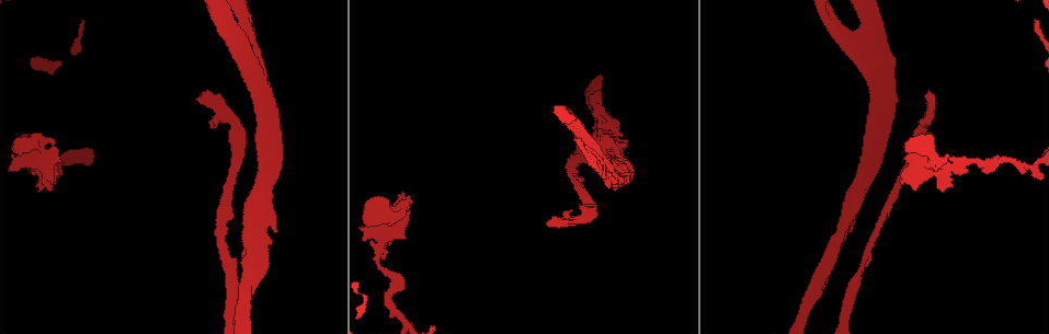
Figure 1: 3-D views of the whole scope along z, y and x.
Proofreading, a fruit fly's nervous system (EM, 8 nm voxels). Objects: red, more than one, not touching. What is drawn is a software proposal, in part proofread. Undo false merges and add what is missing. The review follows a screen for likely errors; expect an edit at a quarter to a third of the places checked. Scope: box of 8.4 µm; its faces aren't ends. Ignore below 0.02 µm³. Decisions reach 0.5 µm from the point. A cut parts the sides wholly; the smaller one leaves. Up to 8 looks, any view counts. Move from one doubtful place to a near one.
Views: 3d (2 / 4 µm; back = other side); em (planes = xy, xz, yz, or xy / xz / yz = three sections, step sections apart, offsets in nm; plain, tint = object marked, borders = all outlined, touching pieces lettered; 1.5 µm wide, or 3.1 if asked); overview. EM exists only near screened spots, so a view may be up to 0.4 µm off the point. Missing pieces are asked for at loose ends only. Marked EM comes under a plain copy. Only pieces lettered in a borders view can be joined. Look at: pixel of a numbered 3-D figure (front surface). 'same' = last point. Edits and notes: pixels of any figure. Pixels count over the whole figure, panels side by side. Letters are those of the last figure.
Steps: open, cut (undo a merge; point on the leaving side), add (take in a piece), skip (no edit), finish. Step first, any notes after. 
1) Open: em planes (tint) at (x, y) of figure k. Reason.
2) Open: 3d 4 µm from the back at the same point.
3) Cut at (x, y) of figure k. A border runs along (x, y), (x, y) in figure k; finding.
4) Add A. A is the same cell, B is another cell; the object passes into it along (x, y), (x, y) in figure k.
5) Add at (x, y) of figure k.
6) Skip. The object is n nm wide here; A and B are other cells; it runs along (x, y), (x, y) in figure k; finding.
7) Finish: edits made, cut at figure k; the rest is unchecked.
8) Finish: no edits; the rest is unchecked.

Open: em xz step 8 (borders) at (23, 142) of figure 1. Sharp bend.

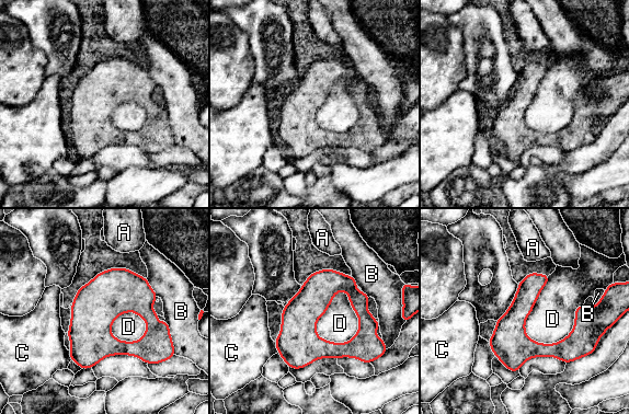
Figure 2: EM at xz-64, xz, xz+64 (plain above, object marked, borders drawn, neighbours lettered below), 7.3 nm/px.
Skip. The longest contact is with D, 500 nm; A, B, C and D are other cells; it runs along (585, 321), (561, 349), (492, 343) in figure 2; continuous, no second cell.

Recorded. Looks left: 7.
Open: em xz step 4 (borders) at (626, 179) of figure 1. A fork.

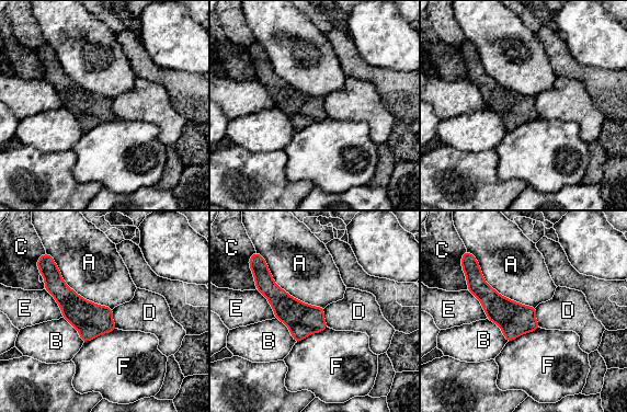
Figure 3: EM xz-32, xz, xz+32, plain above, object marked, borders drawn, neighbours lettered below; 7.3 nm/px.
Open: em planes (borders) at the same point. Another direction.

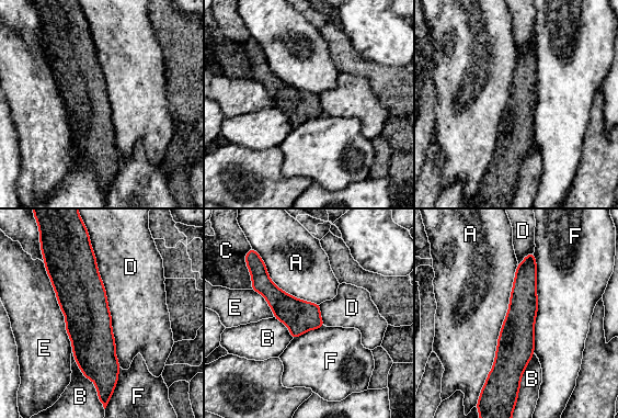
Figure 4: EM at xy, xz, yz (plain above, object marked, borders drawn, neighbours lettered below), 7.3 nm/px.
Skip. A, B, C, D, E and F are other cells; it runs along (87, 249), (87, 315), (104, 380) in figure 4; all the same cell.

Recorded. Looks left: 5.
Open: em xz step 4 (tint) at (851, 204) of figure 1. Branch point.

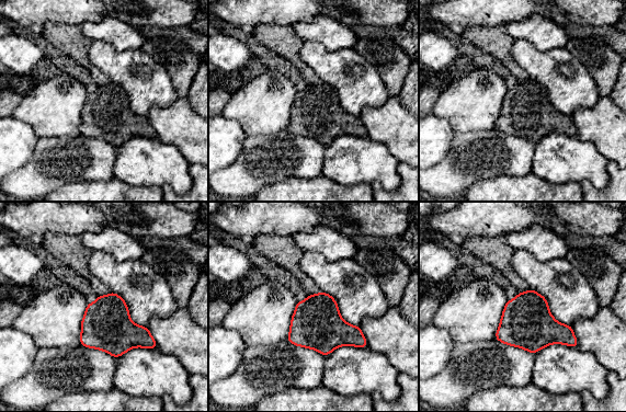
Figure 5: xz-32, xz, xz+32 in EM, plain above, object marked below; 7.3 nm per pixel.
Open: em planes (borders) at the same point. Another direction.

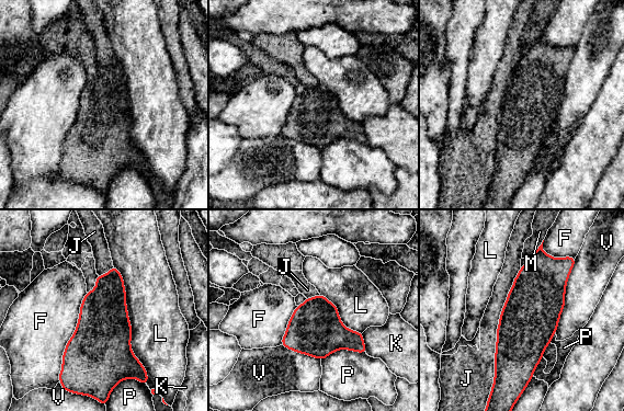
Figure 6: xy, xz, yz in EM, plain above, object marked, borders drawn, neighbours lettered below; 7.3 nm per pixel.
Skip. The longest contact is with J, 850 nm; F, J, K, L, M, P and V are other cells; a border runs along (113, 265), (131, 351), (148, 376) in figure 6; continuous, no second cell.

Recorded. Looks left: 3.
Finish: no edits; the rest is unchecked.

